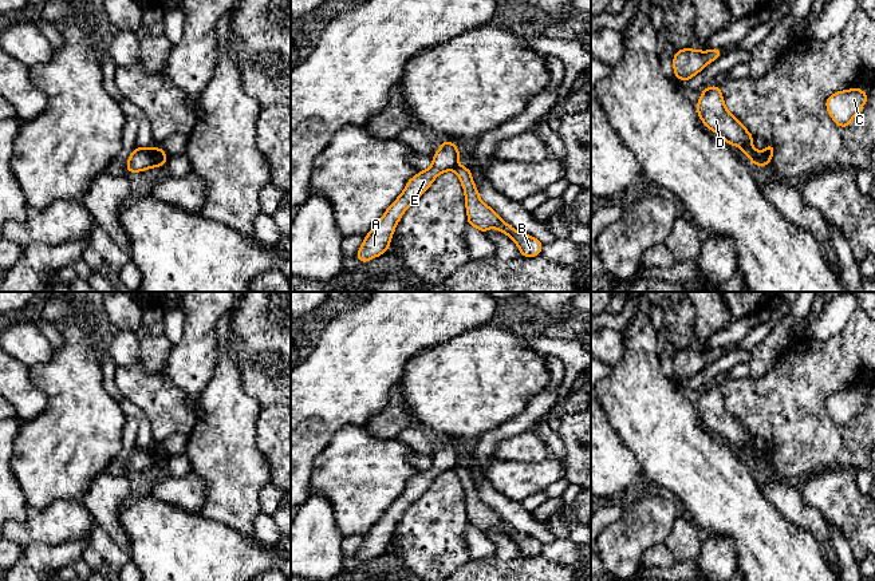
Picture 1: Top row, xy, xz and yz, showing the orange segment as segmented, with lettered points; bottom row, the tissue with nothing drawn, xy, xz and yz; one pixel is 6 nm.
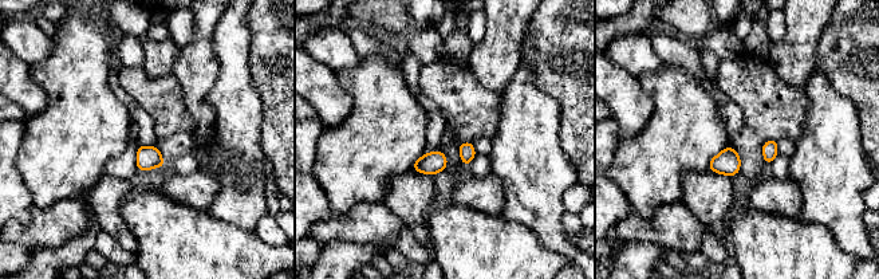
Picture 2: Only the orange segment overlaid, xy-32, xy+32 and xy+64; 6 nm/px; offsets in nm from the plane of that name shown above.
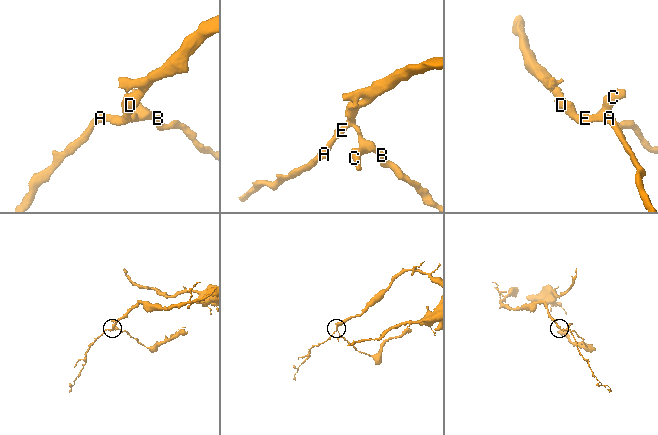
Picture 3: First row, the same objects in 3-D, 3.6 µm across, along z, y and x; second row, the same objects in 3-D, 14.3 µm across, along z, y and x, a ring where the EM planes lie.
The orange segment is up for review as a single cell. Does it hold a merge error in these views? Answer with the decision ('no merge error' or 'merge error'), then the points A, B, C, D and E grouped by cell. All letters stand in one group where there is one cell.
merge error; A D E / B C

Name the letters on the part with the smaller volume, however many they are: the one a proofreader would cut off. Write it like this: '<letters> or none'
B, C

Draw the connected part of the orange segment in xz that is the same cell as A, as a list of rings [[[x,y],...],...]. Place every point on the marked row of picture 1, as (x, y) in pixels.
[[[444,141],[440,150],[433,155],[433,165],[407,181],[402,194],[387,208],[378,224],[364,237],[355,256],[360,262],[364,264],[379,257],[390,248],[391,236],[406,209],[430,187],[437,175],[454,170],[458,165],[458,157],[460,149],[452,141]]]

